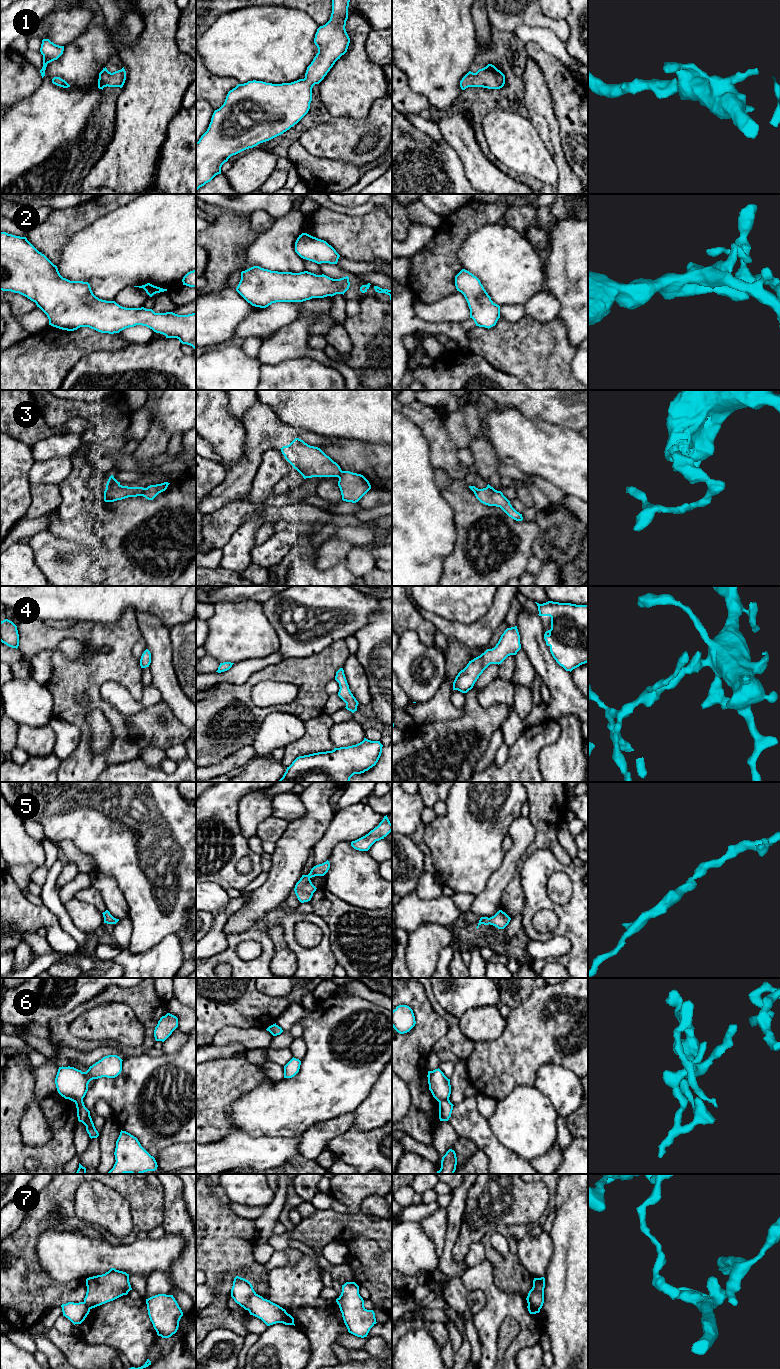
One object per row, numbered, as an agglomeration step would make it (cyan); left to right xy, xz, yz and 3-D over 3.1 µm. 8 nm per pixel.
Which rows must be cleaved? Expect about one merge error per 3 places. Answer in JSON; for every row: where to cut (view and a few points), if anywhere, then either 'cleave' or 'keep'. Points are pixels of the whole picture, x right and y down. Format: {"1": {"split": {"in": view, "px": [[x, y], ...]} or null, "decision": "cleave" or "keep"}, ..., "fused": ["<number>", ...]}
{"1": {"split": null, "decision": "keep"}, "2": {"split": null, "decision": "keep"}, "3": {"split": {"in": "xy", "px": [[145, 488], [141, 495]]}, "decision": "cleave"}, "4": {"split": null, "decision": "keep"}, "5": {"split": null, "decision": "keep"}, "6": {"split": {"in": "yz", "px": [[448, 1098], [438, 1101]]}, "decision": "cleave"}, "7": {"split": {"in": "yz", "px": [[528, 1304], [539, 1310]]}, "decision": "cleave"}, "fused": ["3", "6", "7"]}

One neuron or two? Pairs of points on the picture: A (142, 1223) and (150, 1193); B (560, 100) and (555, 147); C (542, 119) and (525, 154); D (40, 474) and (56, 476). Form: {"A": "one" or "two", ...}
{"A": "one", "B": "two", "C": "two", "D": "one"}

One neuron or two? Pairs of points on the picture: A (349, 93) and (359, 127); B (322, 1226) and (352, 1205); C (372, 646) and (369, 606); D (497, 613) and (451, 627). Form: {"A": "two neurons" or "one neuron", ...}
{"A": "two neurons", "B": "two neurons", "C": "two neurons", "D": "one neuron"}

